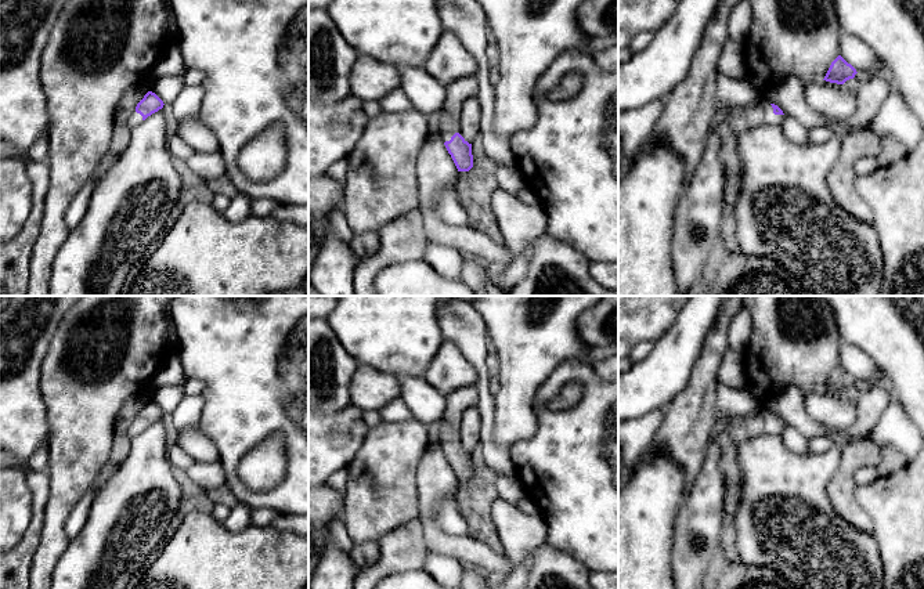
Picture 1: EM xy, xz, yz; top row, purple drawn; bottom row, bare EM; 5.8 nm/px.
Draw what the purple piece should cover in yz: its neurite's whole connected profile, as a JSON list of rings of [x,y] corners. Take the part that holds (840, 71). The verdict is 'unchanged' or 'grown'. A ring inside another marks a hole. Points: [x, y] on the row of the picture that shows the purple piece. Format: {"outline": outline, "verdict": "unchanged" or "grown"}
{"outline": [[[838,55],[830,65],[823,80],[837,84],[844,84],[847,80],[853,79],[856,69]]], "verdict": "unchanged"}

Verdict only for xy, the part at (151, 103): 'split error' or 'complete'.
split error

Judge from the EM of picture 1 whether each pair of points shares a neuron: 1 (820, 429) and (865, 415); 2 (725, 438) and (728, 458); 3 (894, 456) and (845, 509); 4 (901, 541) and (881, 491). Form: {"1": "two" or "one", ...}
{"1": "one", "2": "one", "3": "two", "4": "one"}

